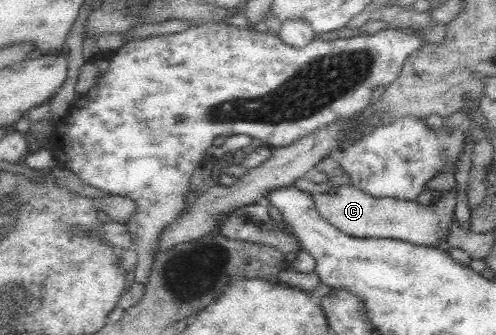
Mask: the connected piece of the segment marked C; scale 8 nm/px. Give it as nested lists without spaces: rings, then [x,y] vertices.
[[[334,185],[327,192],[313,195],[313,200],[320,217],[336,227],[338,232],[350,237],[392,238],[416,245],[435,247],[439,239],[446,241],[455,218],[456,196],[456,191],[443,192],[437,202],[425,206],[417,200],[376,198],[352,185]]]

